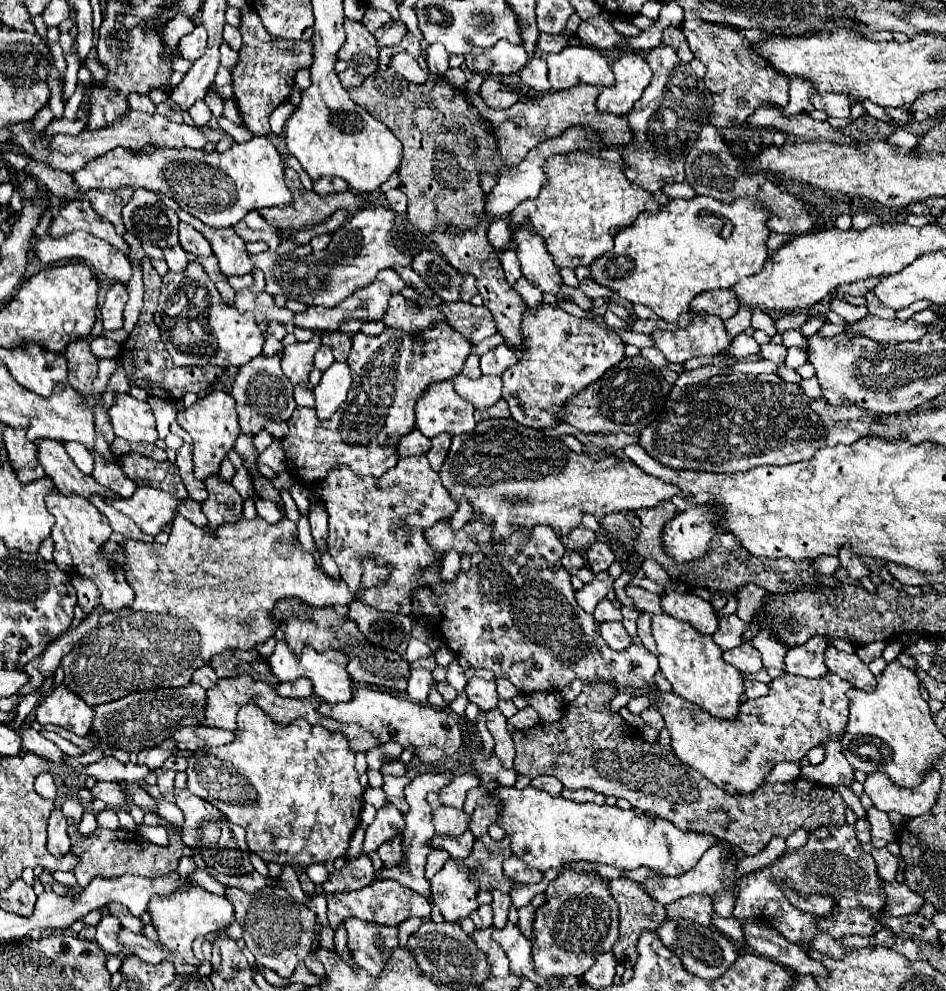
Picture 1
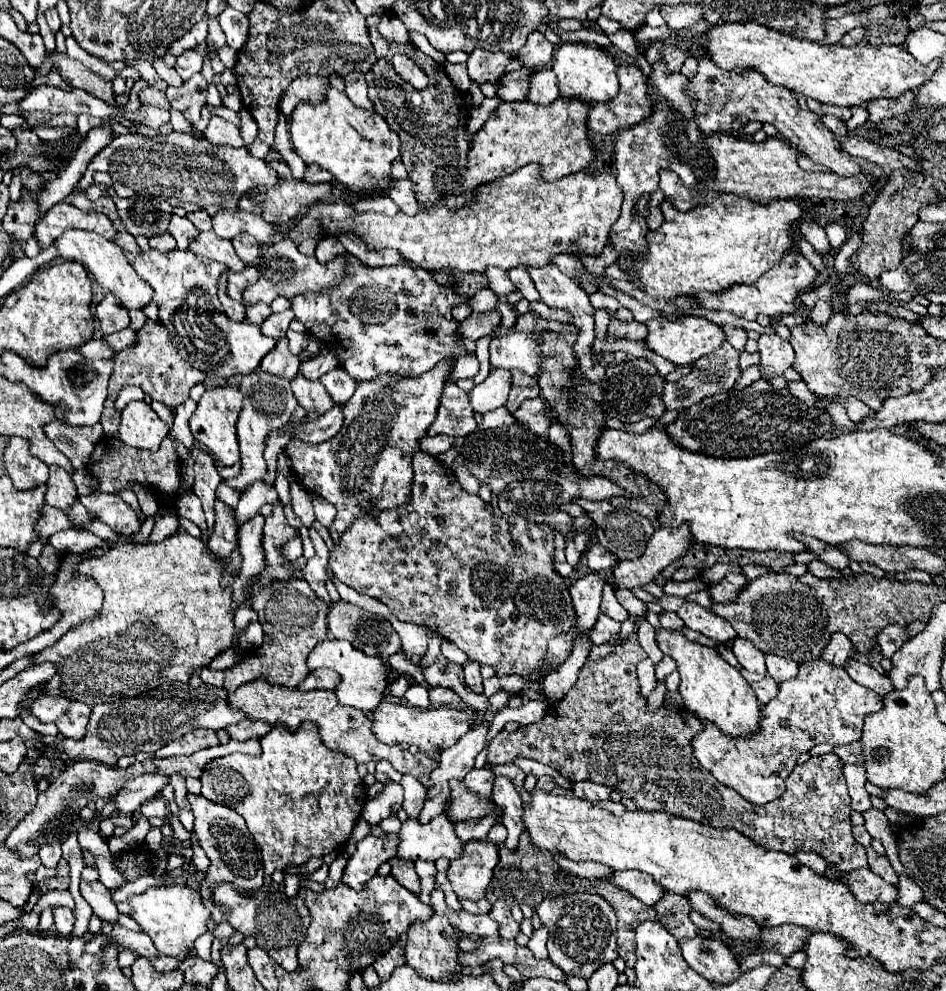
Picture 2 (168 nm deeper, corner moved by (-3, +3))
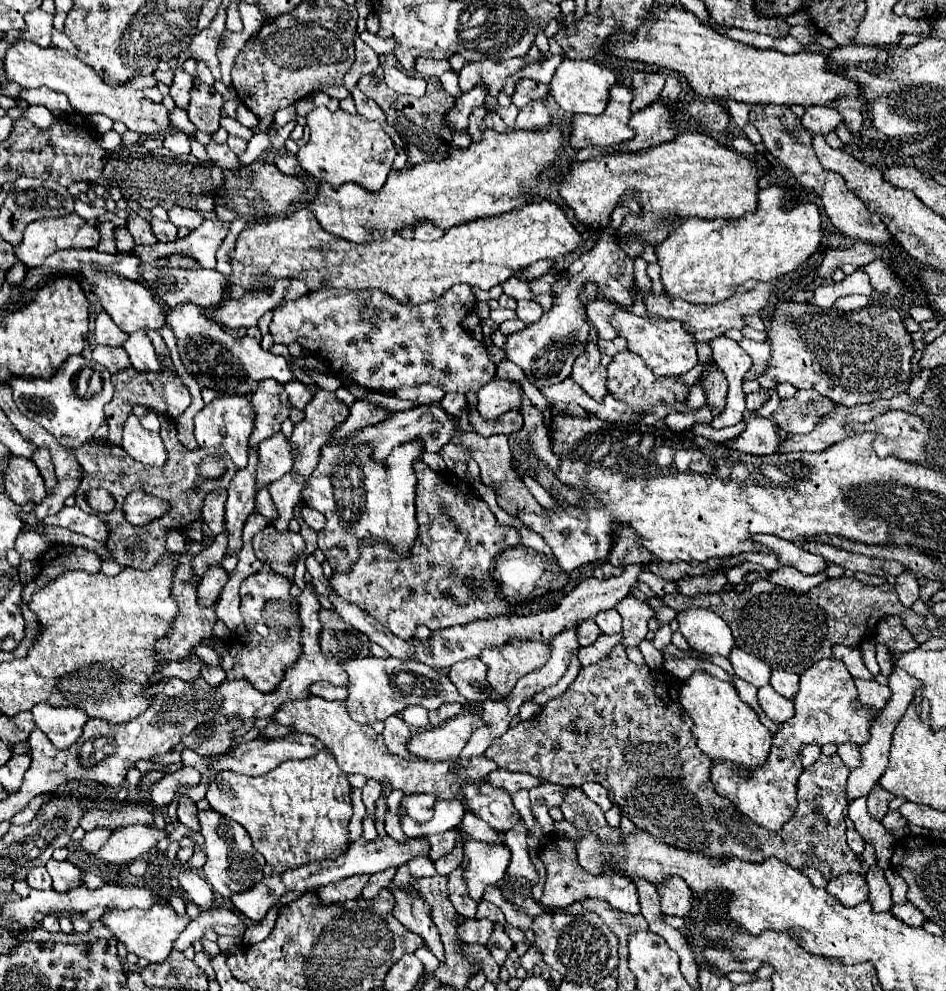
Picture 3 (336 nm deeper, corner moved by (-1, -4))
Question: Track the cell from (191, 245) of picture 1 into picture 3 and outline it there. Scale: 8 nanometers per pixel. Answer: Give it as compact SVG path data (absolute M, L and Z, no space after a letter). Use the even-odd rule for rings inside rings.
M152 218L152 222L148 222L148 224L150 224L150 230L156 234L156 238L158 238L160 242L174 242L174 240L178 240L178 236L176 236L176 226L172 226L170 222Z

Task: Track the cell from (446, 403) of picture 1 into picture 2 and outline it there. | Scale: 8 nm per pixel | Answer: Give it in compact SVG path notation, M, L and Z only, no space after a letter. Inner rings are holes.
M450 379L444 385L436 421L430 426L427 435L444 433L450 437L466 437L474 429L476 429L476 421L474 421L474 411L470 407L468 395Z

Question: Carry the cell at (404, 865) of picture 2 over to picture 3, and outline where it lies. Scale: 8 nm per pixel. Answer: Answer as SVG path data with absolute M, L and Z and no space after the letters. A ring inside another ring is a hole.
M400 888L394 890L394 898L396 898L396 908L394 908L394 916L414 934L418 934L424 944L428 946L428 950L438 958L438 962L444 962L444 948L440 942L440 934L430 918L430 908L424 900L420 900L418 894L410 894L408 888Z

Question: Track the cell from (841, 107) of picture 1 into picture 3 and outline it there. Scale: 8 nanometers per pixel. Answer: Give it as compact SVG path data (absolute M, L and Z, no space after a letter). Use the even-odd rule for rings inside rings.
M808 106L806 114L802 116L802 126L812 134L826 136L842 122L840 114L832 110L830 106Z

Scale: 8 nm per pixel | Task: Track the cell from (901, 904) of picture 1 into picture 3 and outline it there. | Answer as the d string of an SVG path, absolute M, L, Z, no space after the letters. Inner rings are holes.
M840 874L828 882L826 890L844 906L856 906L860 902L866 902L868 896L866 880L860 874Z

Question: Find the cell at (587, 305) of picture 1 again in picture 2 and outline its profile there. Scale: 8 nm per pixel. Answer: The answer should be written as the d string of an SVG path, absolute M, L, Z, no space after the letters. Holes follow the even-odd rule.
M596 309L596 313L594 313L596 317L596 337L598 339L604 339L604 335L606 335L606 329L608 329L608 323L610 323L610 315L606 313L606 309Z

